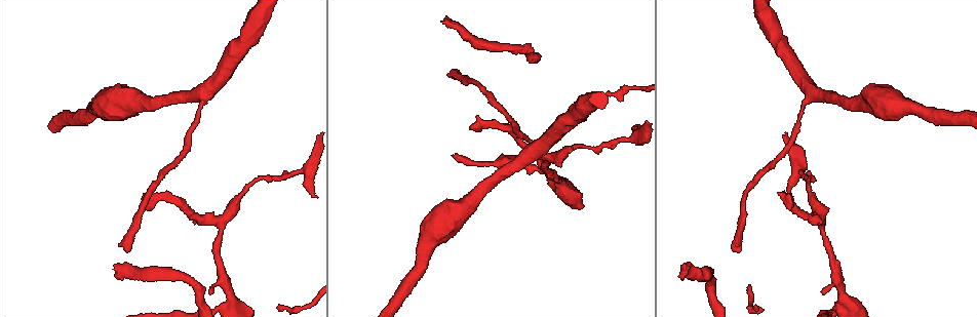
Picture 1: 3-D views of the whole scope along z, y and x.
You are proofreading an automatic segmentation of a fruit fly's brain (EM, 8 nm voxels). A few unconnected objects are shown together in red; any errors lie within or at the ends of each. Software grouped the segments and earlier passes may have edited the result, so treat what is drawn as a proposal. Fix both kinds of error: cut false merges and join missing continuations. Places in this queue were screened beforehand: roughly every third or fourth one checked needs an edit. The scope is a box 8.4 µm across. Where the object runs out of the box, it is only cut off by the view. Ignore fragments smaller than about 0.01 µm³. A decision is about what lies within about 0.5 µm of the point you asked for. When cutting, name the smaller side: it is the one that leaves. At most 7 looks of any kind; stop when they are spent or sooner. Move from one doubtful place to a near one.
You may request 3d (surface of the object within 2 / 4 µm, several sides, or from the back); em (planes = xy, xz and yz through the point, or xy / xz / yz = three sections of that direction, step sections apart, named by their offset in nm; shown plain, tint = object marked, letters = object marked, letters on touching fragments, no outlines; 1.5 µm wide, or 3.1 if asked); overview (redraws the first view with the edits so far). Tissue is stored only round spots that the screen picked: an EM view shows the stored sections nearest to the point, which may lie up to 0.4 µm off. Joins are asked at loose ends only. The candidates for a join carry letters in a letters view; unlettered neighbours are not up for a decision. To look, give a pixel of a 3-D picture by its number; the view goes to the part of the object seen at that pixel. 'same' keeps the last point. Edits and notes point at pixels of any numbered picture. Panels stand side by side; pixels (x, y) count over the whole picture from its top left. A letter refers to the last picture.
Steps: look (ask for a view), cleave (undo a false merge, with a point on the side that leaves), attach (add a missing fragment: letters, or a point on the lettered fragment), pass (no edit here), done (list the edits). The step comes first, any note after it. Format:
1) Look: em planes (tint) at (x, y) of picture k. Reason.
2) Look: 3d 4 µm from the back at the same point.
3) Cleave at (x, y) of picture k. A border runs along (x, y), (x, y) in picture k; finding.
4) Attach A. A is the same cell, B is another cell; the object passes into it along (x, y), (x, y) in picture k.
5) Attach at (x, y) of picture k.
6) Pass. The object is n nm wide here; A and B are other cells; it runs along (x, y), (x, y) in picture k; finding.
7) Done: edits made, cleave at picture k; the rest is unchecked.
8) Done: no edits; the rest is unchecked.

Look: em planes (letters) at (824, 223) of picture 1. A fork.

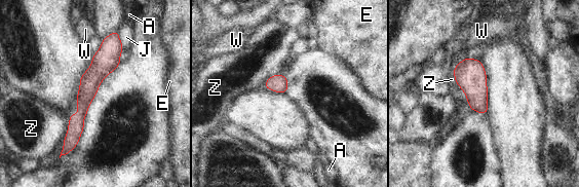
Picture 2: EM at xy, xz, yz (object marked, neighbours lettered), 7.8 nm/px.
Pass. A, E, J, W and Z are other cells; it runs along (115, 34), (89, 81), (69, 146) in picture 2; all the same neuron.

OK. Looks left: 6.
Look: 3d 2 µm at (537, 162) of picture 1. An open end.

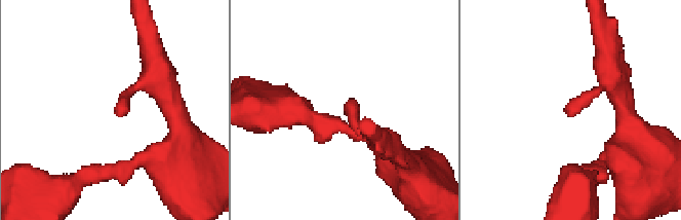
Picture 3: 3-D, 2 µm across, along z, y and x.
Look: em planes (letters) at (573, 115) of picture 3. Need the tissue.

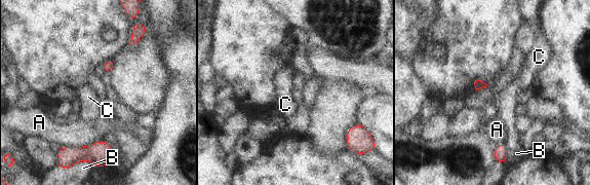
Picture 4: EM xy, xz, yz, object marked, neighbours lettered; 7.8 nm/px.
Pass. A, B and C are other cells; a border runs along (486, 85), (475, 89) in picture 4; no lettered fragment goes on from it.

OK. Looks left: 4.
Look: em yz step 8 (letters) at (443, 21) of picture 1.

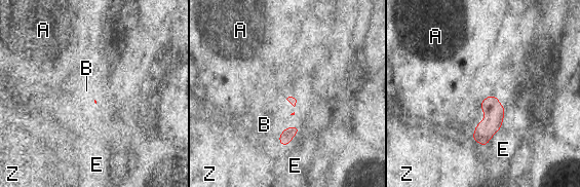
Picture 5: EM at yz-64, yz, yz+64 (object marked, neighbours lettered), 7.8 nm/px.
Look: em planes (letters) at the same point. Another direction.

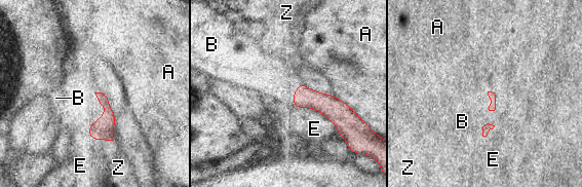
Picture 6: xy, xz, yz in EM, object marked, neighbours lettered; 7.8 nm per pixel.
Attach at (67, 125) of picture 6. The longest contact is with E, 400 nm; B is the same cell, A, E and Z are other cells; it goes on there.

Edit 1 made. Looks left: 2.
Done: edits made, attach at picture 6; the rest is unchecked.

